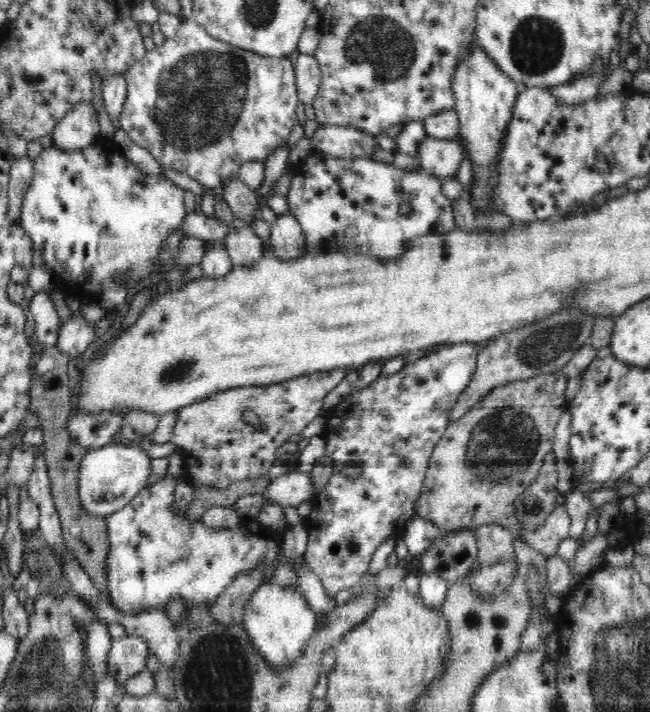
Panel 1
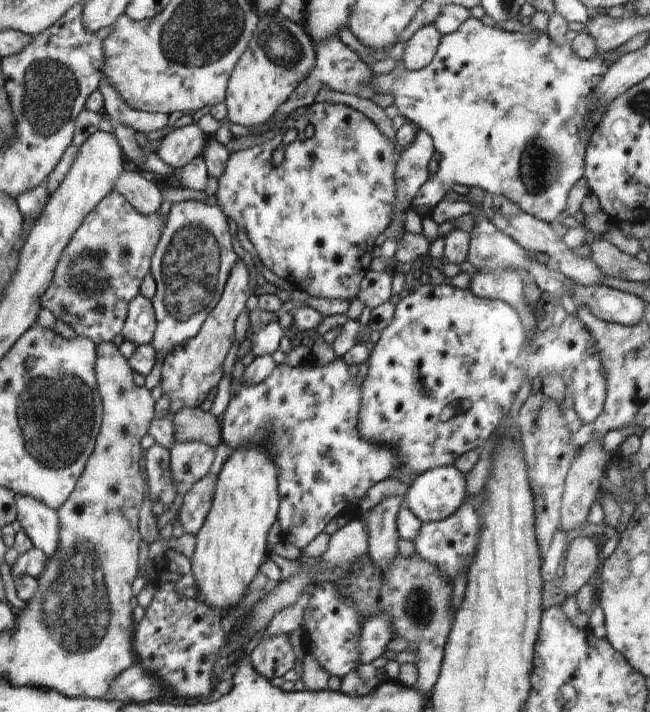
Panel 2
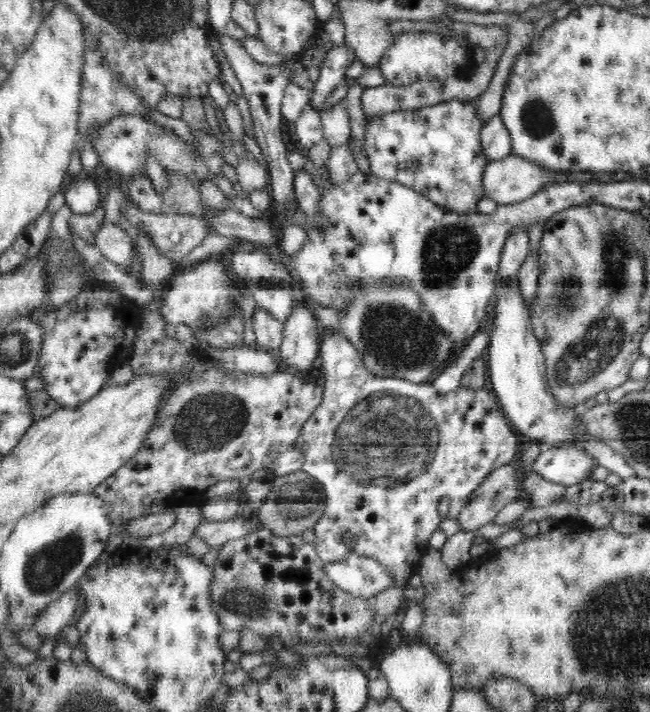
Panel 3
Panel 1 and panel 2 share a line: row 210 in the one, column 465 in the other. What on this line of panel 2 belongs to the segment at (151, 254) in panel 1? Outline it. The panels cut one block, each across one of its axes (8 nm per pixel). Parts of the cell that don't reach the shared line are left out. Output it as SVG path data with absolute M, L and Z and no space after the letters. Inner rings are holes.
M470 16L454 32L448 35L443 35L440 44L434 53L434 58L430 61L428 66L417 71L409 71L404 66L396 66L388 74L376 75L373 85L377 92L382 94L392 94L392 96L394 96L393 104L396 104L398 107L399 114L404 116L406 120L409 120L410 123L413 123L418 130L425 130L432 137L433 145L439 160L438 171L420 187L418 195L412 199L411 208L414 208L419 216L426 215L445 198L446 192L448 192L449 189L452 189L454 184L463 184L464 186L468 186L468 188L471 186L478 186L478 188L482 188L482 190L489 192L490 194L505 196L508 200L515 202L516 206L519 206L520 211L535 216L538 220L544 221L545 223L550 223L563 210L570 209L571 204L567 200L570 189L576 184L576 182L578 182L578 180L580 180L580 178L583 177L585 150L591 141L593 128L598 124L601 119L600 116L603 115L605 110L605 108L602 108L602 110L598 107L595 108L593 105L593 92L597 87L597 84L601 81L602 76L607 73L610 64L612 64L616 58L618 58L618 52L605 52L603 55L597 54L595 57L589 59L581 59L572 50L570 42L555 43L545 32L534 30L530 33L523 34L522 32L504 31L495 26L485 26L481 20ZM510 106L512 106L512 132L514 132L514 136L516 136L516 132L520 132L520 124L524 126L522 132L518 134L518 140L520 140L520 138L524 140L524 134L526 134L526 136L528 136L528 138L526 138L526 140L528 140L526 146L530 146L530 138L532 138L532 142L534 142L534 136L536 136L536 124L538 124L538 122L540 122L540 124L538 124L538 134L540 134L540 130L542 130L542 140L538 140L538 142L544 142L544 148L542 148L542 146L538 148L538 158L540 158L540 162L538 162L538 174L536 174L536 178L532 178L532 183L528 182L529 185L532 186L530 190L528 190L528 188L524 190L524 186L522 186L522 176L520 176L520 164L522 164L520 160L522 160L522 152L524 152L522 148L526 148L524 142L520 140L518 144L514 144L516 148L508 150L506 154L494 154L494 152L490 150L490 138L492 138L492 132L494 132L496 126L500 126L500 120L506 118L506 114L510 114ZM542 168L546 168L546 204L544 204L544 200L542 200L542 174L544 174Z

